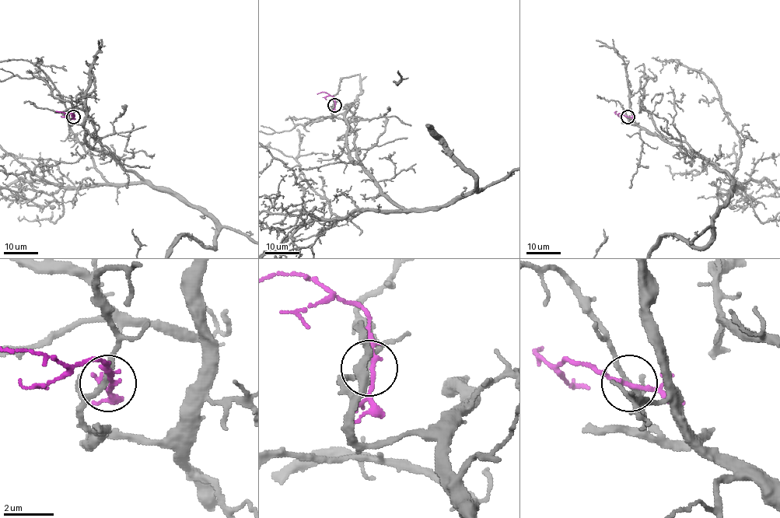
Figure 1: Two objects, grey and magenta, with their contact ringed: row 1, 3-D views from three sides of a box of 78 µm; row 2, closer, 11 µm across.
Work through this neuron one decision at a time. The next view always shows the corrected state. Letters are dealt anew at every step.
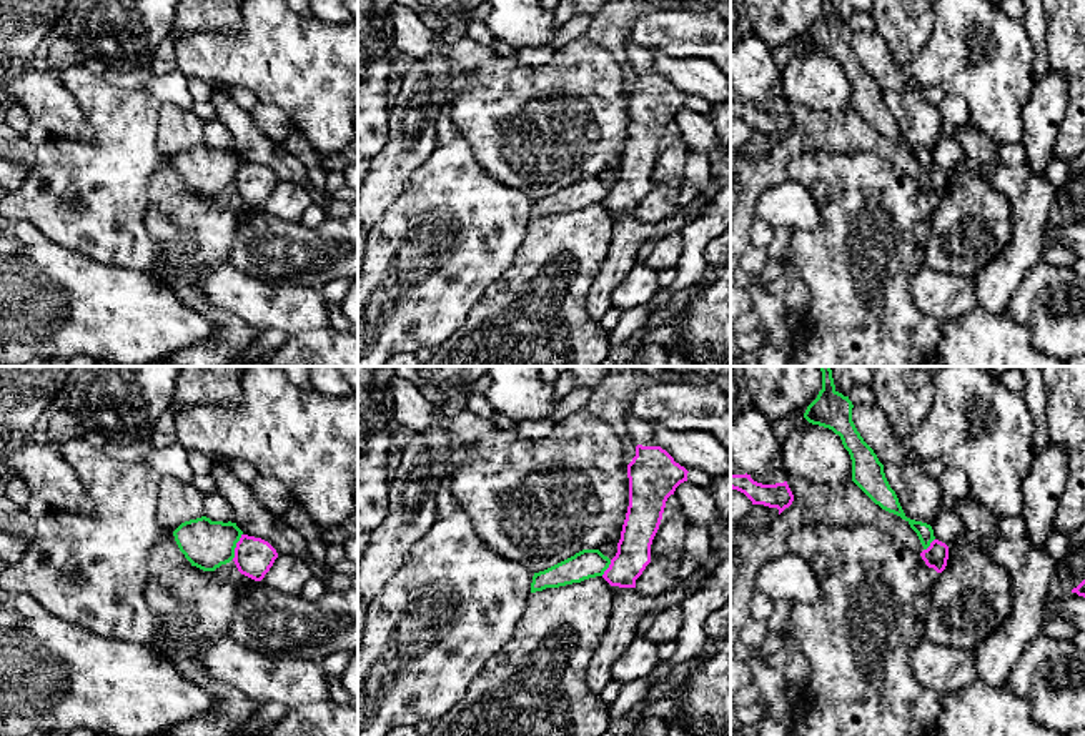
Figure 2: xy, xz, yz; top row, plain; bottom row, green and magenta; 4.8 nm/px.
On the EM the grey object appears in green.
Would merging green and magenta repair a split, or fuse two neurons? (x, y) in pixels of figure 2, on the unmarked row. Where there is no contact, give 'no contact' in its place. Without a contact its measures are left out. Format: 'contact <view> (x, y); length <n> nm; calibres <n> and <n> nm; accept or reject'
contact xy (235, 174); length 140 nm; calibres 240 and 190 nm; reject

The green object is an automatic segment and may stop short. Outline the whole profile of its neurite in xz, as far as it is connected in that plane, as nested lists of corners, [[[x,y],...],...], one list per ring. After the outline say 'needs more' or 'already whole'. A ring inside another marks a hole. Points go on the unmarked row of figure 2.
[[[582,177],[544,198],[534,200],[531,220],[602,203],[609,191],[611,186],[599,177]]]; already whole

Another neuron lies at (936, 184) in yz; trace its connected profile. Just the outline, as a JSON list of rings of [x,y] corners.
[[[934,167],[930,173],[920,180],[920,183],[929,195],[942,200],[949,186],[949,173],[939,167]]]

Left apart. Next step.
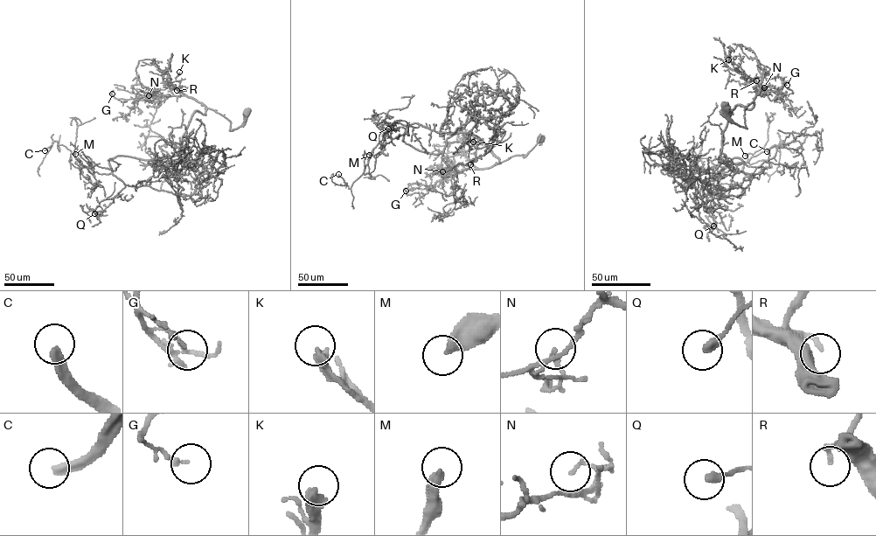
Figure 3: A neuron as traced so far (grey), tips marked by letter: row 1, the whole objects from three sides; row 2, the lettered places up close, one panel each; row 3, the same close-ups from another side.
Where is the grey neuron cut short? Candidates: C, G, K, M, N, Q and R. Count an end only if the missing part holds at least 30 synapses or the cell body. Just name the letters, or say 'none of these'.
C, K, M

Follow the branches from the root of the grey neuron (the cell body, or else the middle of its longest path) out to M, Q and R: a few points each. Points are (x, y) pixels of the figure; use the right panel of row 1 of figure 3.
M: (725, 108), (747, 128), (754, 102), (733, 110), (718, 158), (743, 162), (712, 179), (745, 156)
Q: (725, 108), (747, 128), (754, 102), (722, 135), (719, 160), (743, 162), (707, 184), (713, 226)
R: (725, 108), (733, 121), (747, 128), (745, 109), (760, 91), (760, 85), (756, 80)

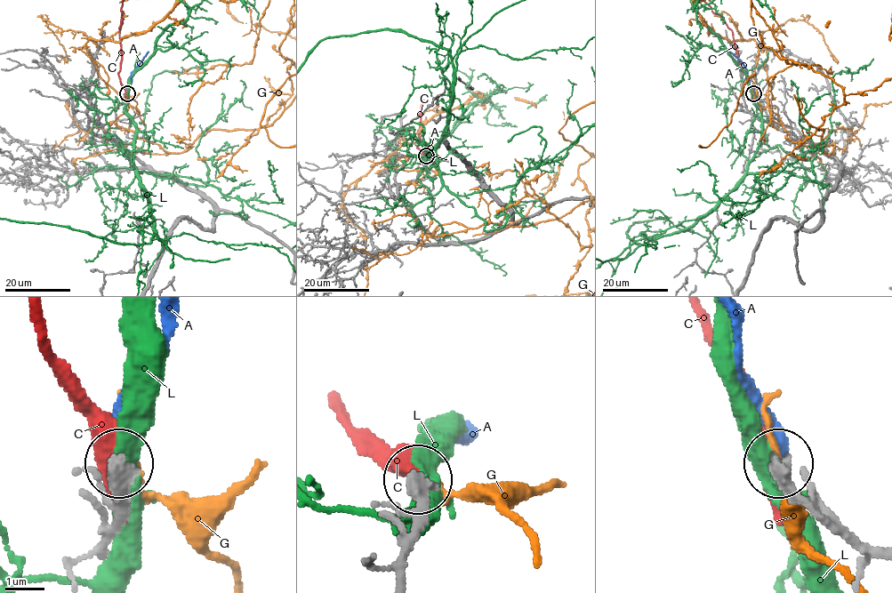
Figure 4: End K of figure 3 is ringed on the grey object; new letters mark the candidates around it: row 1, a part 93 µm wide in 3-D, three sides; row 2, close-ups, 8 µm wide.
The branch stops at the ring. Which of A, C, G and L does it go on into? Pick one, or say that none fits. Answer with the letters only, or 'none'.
A

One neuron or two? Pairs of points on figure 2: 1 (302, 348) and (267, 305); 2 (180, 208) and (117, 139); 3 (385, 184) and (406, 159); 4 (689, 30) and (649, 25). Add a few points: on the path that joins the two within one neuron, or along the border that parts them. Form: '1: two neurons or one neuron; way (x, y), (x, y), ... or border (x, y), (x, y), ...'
1: two neurons; border (326, 327), (290, 337)
2: two neurons; border (160, 155), (143, 215)
3: one neuron; way (391, 177), (401, 165)
4: one neuron; way (679, 30), (659, 30)

